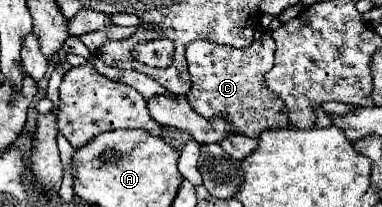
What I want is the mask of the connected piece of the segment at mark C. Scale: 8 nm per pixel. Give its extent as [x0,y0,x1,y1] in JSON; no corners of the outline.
[187,31,289,137]

